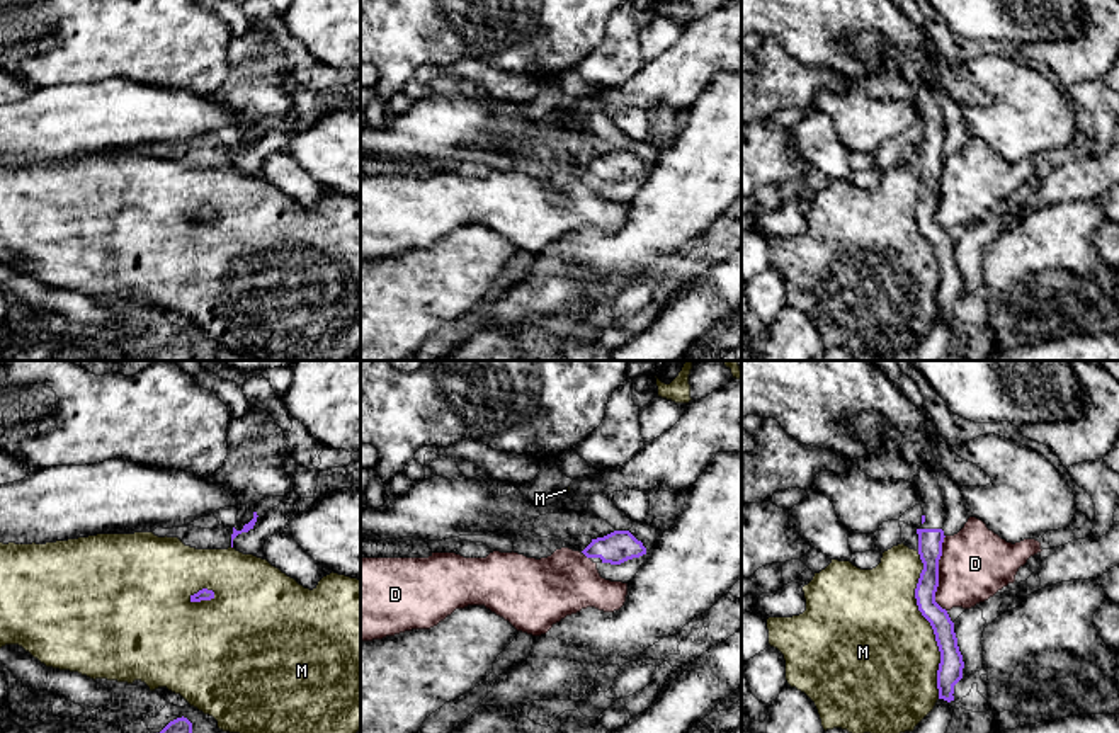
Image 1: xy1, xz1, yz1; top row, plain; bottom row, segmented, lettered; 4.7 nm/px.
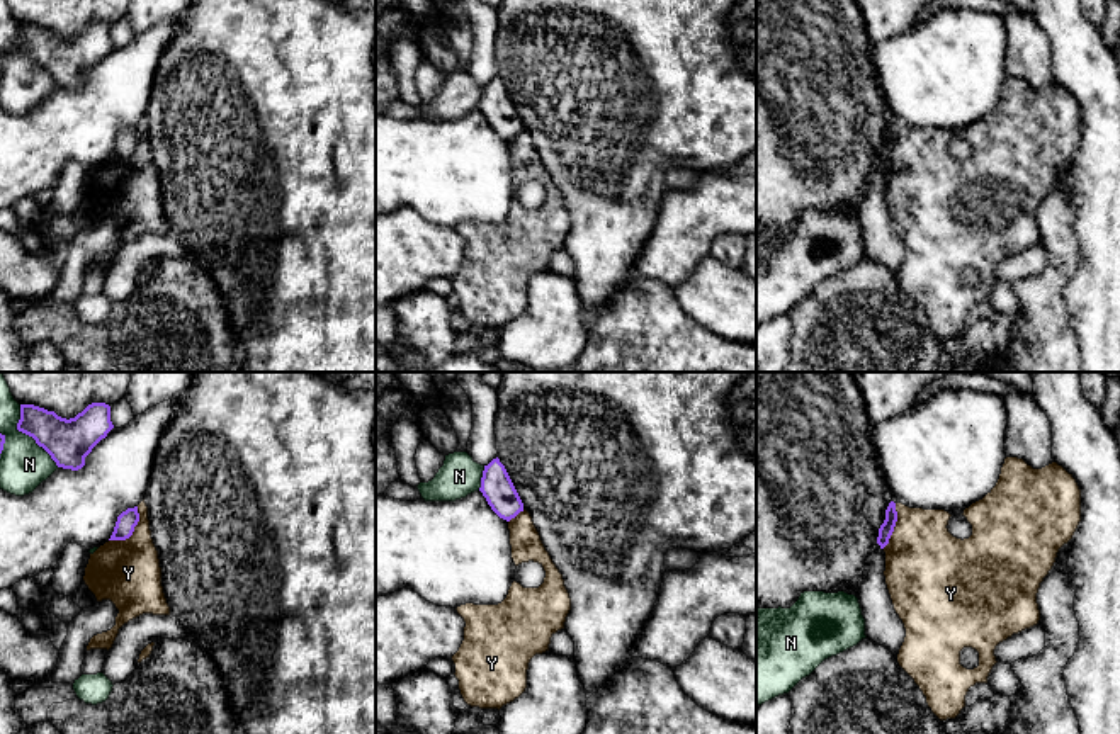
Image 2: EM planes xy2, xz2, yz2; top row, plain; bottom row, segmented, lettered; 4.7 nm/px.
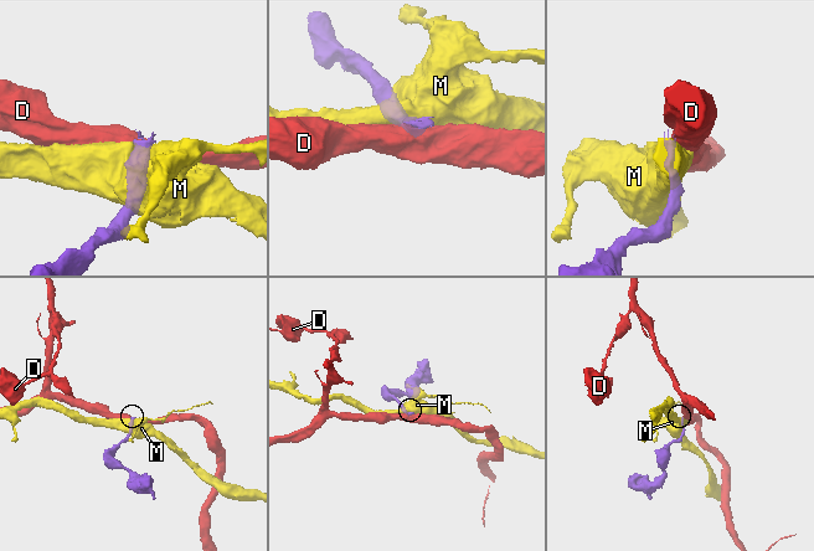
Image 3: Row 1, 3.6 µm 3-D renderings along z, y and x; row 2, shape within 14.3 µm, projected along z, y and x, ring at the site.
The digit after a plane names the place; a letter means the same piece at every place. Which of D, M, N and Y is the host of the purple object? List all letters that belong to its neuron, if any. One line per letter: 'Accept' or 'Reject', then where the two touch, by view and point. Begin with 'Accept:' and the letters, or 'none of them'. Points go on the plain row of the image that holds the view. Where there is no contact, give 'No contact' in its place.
Accept: none of them
D: Reject. Touches purple at yz1 (937, 193)
M: Reject. Touches purple at yz1 (931, 244)
N: Reject. Touches purple at xy2 (28, 53)
Y: Reject. Touches purple at xy2 (133, 150)

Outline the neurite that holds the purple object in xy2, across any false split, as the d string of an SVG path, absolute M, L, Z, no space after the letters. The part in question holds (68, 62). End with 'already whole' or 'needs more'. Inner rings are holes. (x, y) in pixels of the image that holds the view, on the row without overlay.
M92 22L70 39L34 24L20 24L17 42L17 49L32 56L58 87L71 90L85 85L85 76L112 48L110 25L105 22Z; already whole

